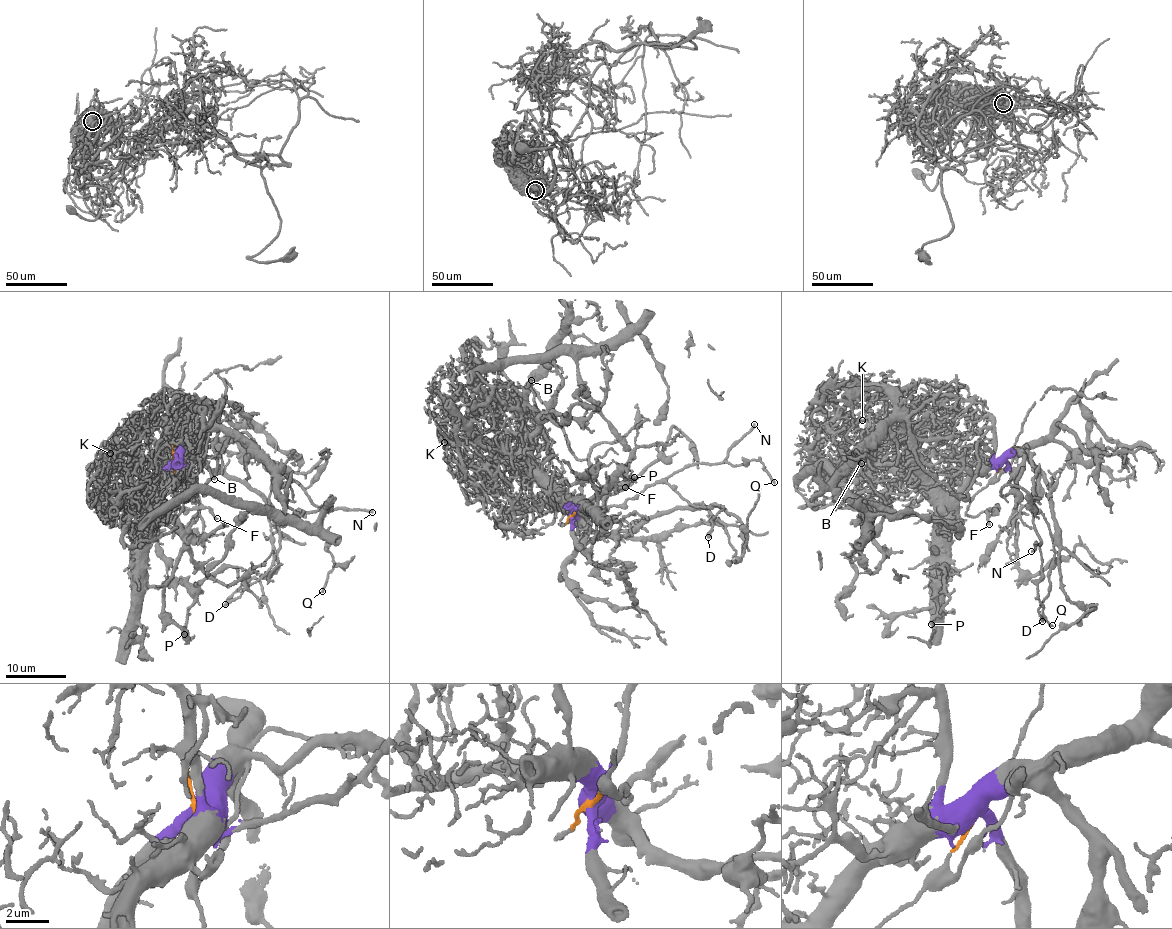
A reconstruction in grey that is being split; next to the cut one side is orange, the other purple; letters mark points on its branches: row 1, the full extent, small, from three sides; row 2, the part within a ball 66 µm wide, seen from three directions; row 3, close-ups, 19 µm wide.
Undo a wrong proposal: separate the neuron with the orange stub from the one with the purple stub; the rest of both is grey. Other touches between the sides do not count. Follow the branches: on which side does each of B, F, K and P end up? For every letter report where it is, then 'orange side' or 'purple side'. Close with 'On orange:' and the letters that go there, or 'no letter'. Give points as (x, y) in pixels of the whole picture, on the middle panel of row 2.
B: at (531, 380); purple side
F: at (625, 487); orange side
K: at (444, 442); purple side
P: at (634, 477); purple side
On orange: F

